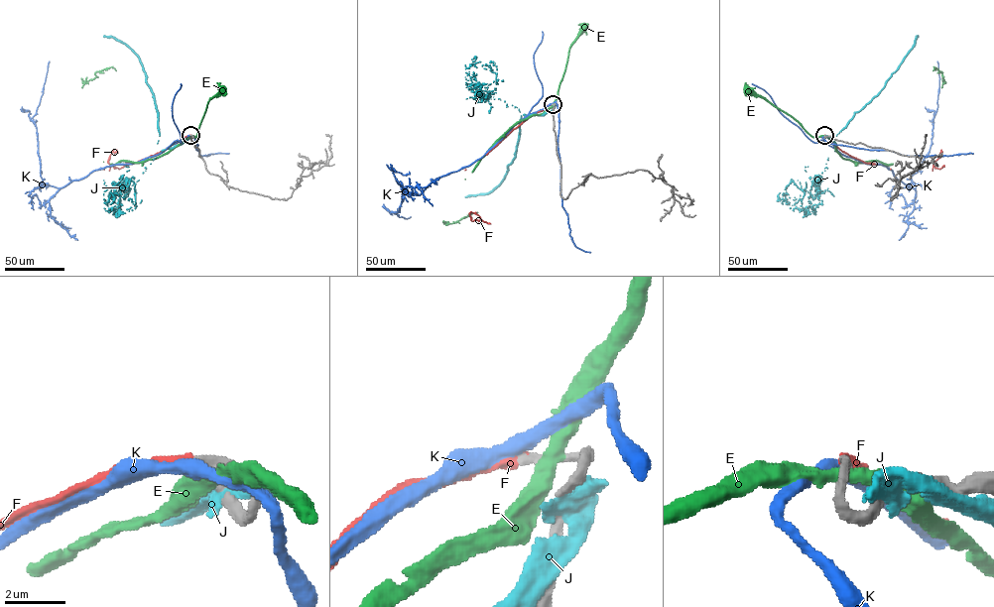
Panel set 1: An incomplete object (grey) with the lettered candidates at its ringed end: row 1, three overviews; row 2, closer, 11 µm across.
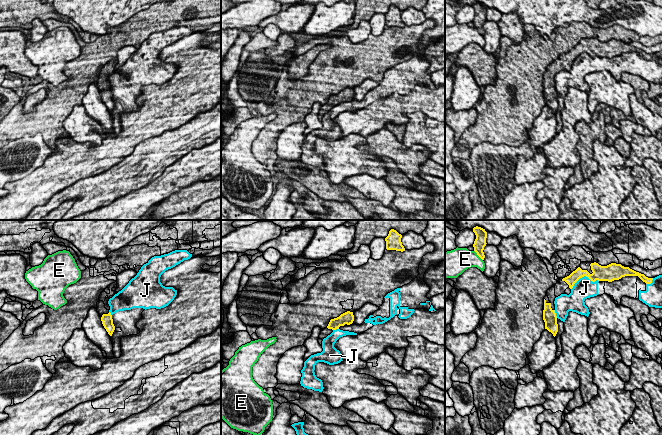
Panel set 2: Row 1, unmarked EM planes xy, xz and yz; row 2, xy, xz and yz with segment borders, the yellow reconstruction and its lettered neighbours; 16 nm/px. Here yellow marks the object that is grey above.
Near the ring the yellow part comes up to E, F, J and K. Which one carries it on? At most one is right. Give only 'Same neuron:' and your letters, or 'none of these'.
Same neuron: F

